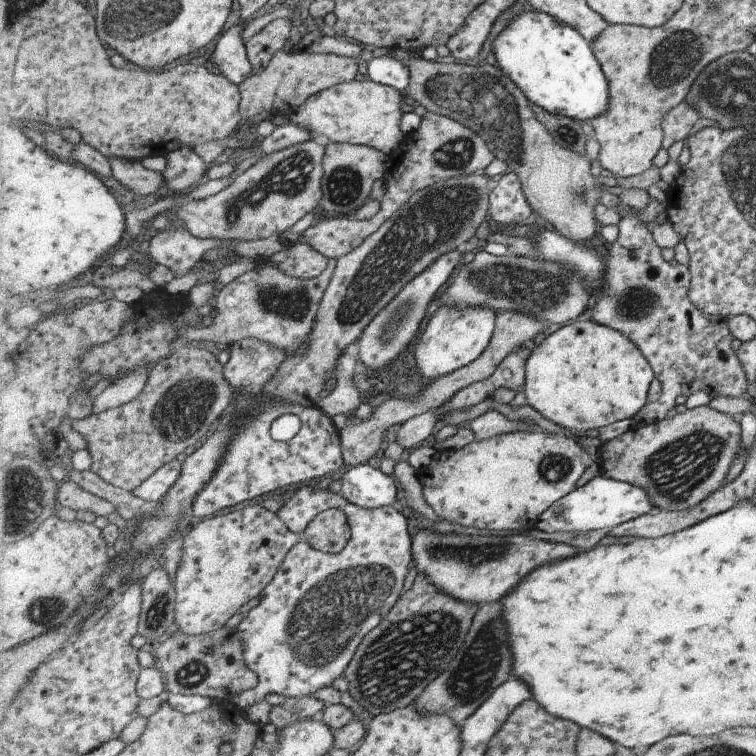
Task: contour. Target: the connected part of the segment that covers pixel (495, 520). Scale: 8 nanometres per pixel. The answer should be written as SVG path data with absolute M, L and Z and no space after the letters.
M515 431L489 440L473 441L465 448L434 455L430 465L419 473L423 496L435 514L448 522L481 530L523 530L529 533L536 529L544 512L576 490L579 478L587 470L585 454L577 441L561 433Z

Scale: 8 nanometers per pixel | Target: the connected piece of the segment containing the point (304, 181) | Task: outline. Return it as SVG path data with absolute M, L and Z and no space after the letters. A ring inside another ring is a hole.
M312 138L307 142L301 142L295 146L289 146L279 152L271 152L269 156L263 156L259 162L249 166L234 180L219 191L196 202L189 202L182 207L177 206L168 213L176 213L185 224L185 228L200 239L238 239L238 240L261 240L261 238L280 237L286 234L292 226L307 216L309 212L320 210L322 205L324 178L324 158L327 154L327 146L316 144Z

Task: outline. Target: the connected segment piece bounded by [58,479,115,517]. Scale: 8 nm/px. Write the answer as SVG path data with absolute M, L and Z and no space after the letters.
M64 480L58 490L58 502L60 506L75 511L87 510L96 516L112 517L115 507L104 499L87 492L79 484L71 480Z

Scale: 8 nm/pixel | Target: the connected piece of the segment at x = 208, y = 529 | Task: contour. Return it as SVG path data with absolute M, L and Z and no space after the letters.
M260 504L207 517L197 523L187 531L183 538L181 560L176 569L174 580L176 588L176 621L174 623L176 626L185 634L199 636L211 634L225 626L239 612L241 606L263 595L265 588L277 575L288 552L301 539L301 534L293 532L288 524L277 516L277 513L263 508Z

